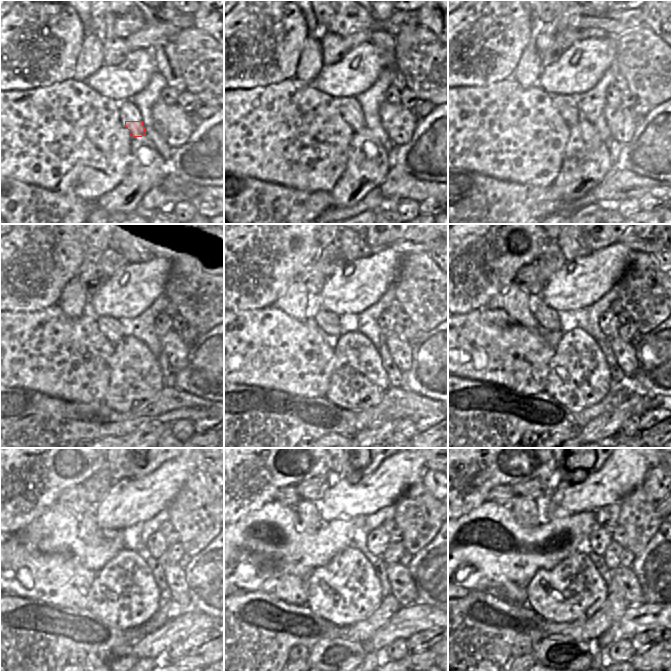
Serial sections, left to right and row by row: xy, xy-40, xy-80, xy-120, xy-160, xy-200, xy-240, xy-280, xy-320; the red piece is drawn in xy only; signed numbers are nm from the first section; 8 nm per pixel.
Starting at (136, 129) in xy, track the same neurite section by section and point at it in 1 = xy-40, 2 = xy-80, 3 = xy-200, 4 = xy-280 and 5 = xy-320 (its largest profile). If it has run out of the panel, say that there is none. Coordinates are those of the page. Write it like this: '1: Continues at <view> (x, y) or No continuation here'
1: Continues at xy-40 (349, 108)
2: Continues at xy-80 (573, 108)
3: Continues at xy-200 (548, 319)
4: Continues at xy-280 (312, 518)
5: Continues at xy-320 (523, 506).

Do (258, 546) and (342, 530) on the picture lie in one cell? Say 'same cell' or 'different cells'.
same cell

